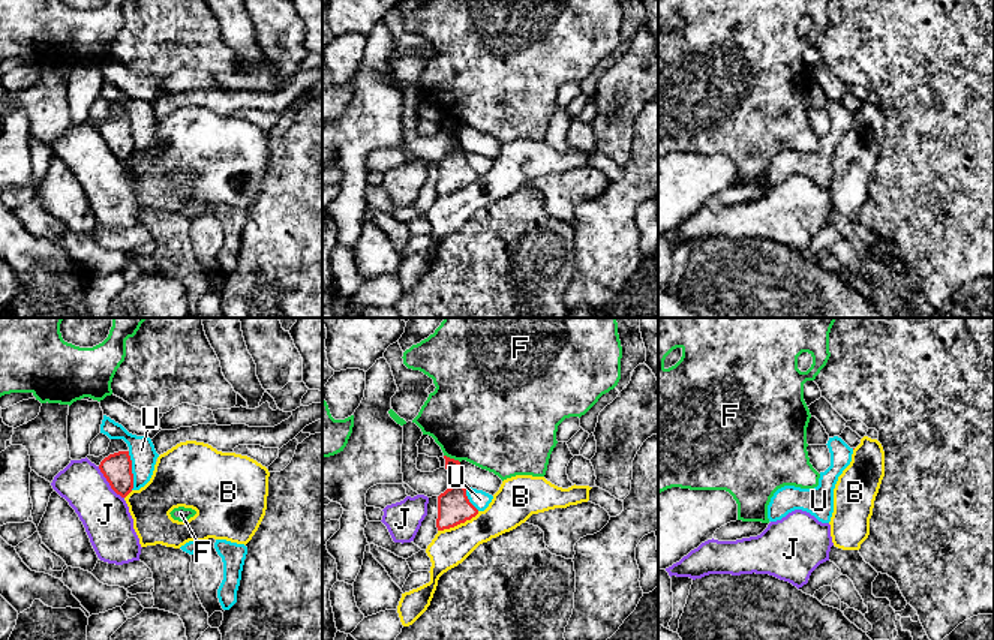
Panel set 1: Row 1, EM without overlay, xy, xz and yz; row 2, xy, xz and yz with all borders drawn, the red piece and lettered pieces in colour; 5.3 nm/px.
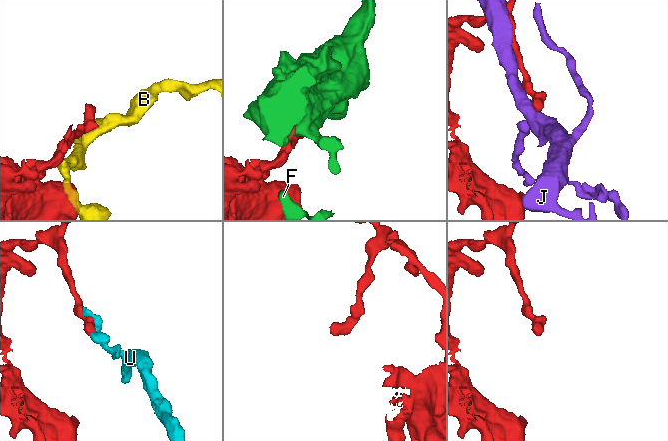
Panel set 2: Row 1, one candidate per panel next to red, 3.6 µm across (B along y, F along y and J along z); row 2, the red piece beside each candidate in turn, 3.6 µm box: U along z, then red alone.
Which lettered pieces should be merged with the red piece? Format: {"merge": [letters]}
{"merge": []}

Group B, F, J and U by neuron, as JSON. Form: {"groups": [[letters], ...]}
{"groups": [["B"], ["F"], ["J"], ["U"]]}

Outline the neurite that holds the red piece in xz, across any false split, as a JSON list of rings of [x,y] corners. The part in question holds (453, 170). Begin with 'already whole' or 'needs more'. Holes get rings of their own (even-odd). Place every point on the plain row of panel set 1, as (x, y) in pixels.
already whole; [[[462,145],[438,160],[438,195],[454,192],[477,178],[478,174],[469,166]]]

